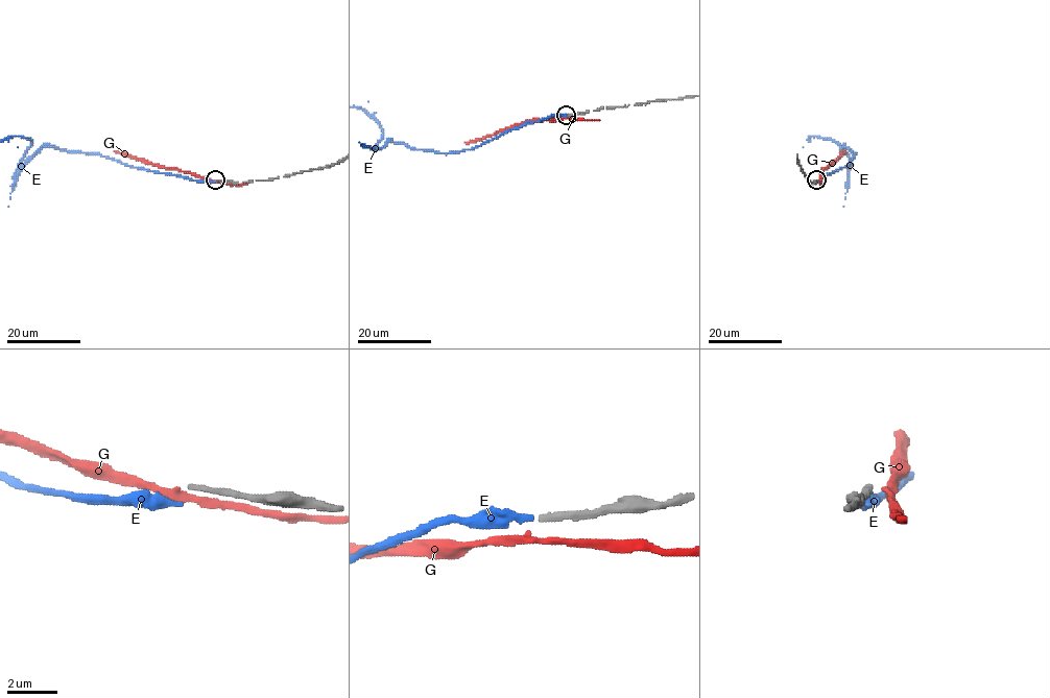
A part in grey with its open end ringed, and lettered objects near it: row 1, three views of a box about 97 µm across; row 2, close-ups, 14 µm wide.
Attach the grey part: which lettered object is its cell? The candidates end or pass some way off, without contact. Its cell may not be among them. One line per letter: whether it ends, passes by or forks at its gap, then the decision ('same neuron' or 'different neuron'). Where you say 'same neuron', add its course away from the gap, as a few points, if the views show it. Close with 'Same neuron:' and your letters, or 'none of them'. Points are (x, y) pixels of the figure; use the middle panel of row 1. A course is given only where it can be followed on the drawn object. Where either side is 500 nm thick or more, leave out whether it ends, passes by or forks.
E: it ends; different neuron
G: it passes by; different neuron
Same neuron: none of them

